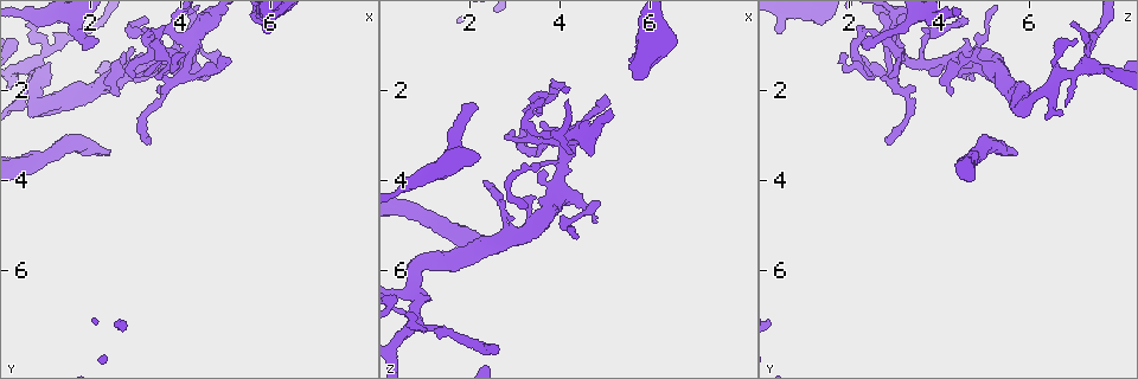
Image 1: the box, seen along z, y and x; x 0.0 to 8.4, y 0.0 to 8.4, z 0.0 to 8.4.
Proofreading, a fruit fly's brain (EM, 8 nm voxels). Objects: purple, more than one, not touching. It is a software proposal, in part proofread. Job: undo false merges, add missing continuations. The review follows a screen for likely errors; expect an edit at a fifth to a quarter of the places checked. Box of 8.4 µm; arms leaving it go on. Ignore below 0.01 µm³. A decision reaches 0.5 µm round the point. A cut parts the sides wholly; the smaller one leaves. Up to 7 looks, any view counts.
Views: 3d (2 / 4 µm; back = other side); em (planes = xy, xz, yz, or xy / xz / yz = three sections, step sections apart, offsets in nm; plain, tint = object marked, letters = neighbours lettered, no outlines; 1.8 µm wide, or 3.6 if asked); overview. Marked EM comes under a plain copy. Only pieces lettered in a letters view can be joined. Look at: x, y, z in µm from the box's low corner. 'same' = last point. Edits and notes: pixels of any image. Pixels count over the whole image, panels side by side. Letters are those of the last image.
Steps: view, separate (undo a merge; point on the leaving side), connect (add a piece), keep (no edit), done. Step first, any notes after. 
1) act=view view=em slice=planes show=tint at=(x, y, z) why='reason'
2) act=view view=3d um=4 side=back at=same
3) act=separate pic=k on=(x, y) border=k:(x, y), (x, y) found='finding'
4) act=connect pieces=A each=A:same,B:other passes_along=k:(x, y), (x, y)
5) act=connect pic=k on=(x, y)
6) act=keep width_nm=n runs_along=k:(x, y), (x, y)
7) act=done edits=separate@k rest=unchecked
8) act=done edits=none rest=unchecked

act=view view=3d um=2 at=(4.60, 1.60, 4.60) why='sudden change in width'

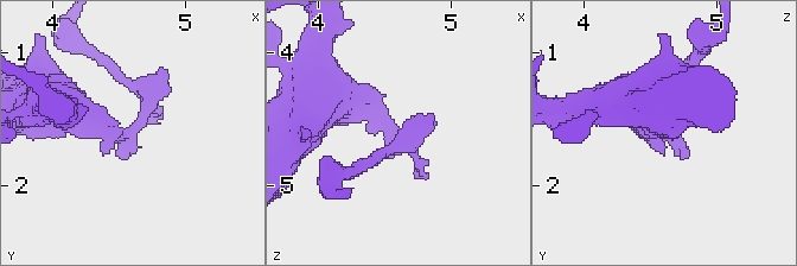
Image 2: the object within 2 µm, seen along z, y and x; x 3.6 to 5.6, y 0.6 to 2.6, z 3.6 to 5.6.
act=view view=em slice=xz step=4 show=letters at=(4.58, 1.60, 4.62)

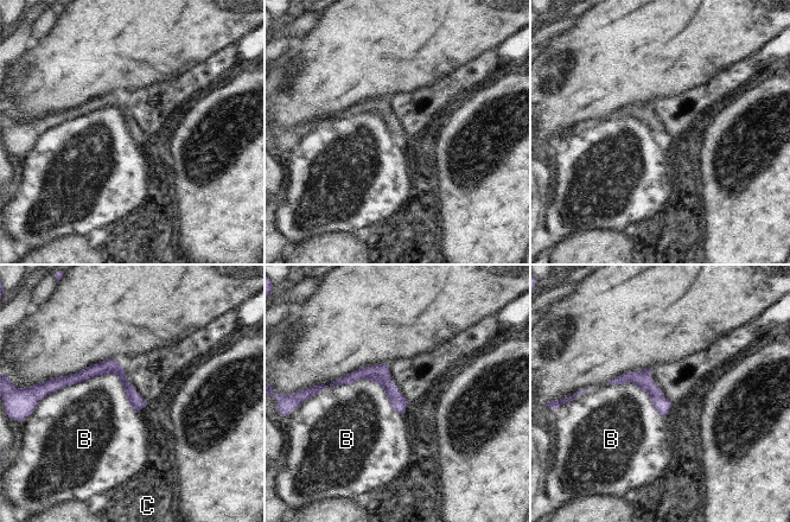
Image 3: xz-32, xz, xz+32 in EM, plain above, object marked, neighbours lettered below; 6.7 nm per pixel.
act=keep width_nm=100 each=B:other,C:other border=3:(50, 394), (114, 374), (138, 413) found='all the same neuron'

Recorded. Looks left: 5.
act=view view=3d um=4 at=(2.10, 1.05, 2.30) why='branch stops here'

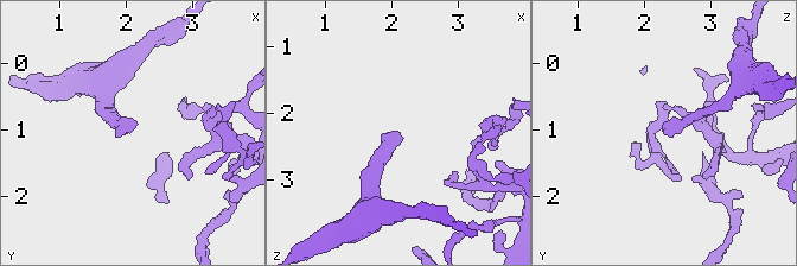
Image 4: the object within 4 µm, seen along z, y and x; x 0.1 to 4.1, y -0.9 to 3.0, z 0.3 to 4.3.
act=view view=em slice=planes show=letters at=(2.10, 1.05, 2.25)

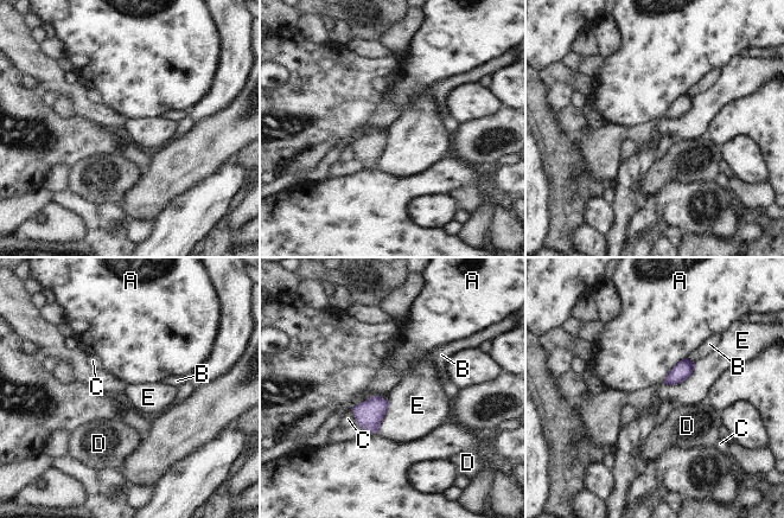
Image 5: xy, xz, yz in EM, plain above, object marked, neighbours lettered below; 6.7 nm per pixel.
act=keep each=A:other,B:other,C:other,D:other,E:other found='no lettered piece goes on from it'

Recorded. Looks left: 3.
act=view view=em slice=yz step=4 show=tint at=(2.35, 3.45, 5.60)

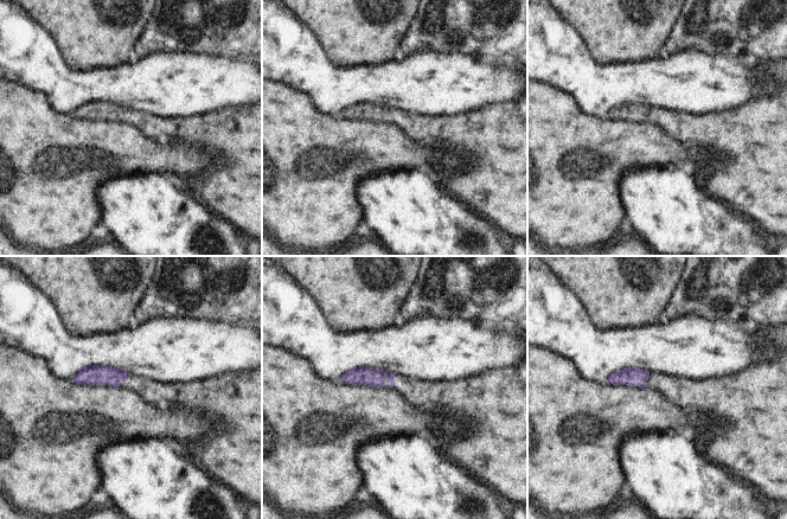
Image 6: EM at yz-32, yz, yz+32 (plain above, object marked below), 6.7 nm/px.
act=view view=em slice=planes show=letters at=same

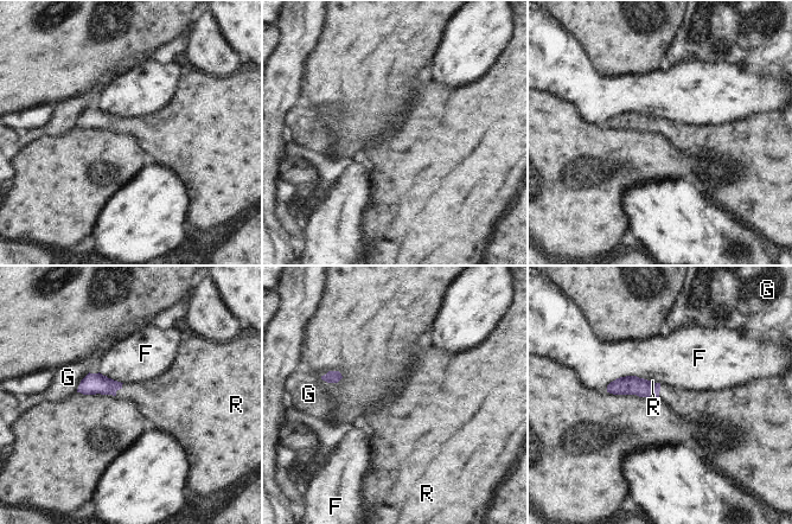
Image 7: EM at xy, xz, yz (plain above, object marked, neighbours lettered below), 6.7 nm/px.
act=connect pieces=R each=F:other,G:other,R:same passes_along=7:(93, 383), (119, 389), (154, 396) found='it goes on there'

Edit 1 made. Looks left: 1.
act=done edits=connect@7 rest=unchecked

